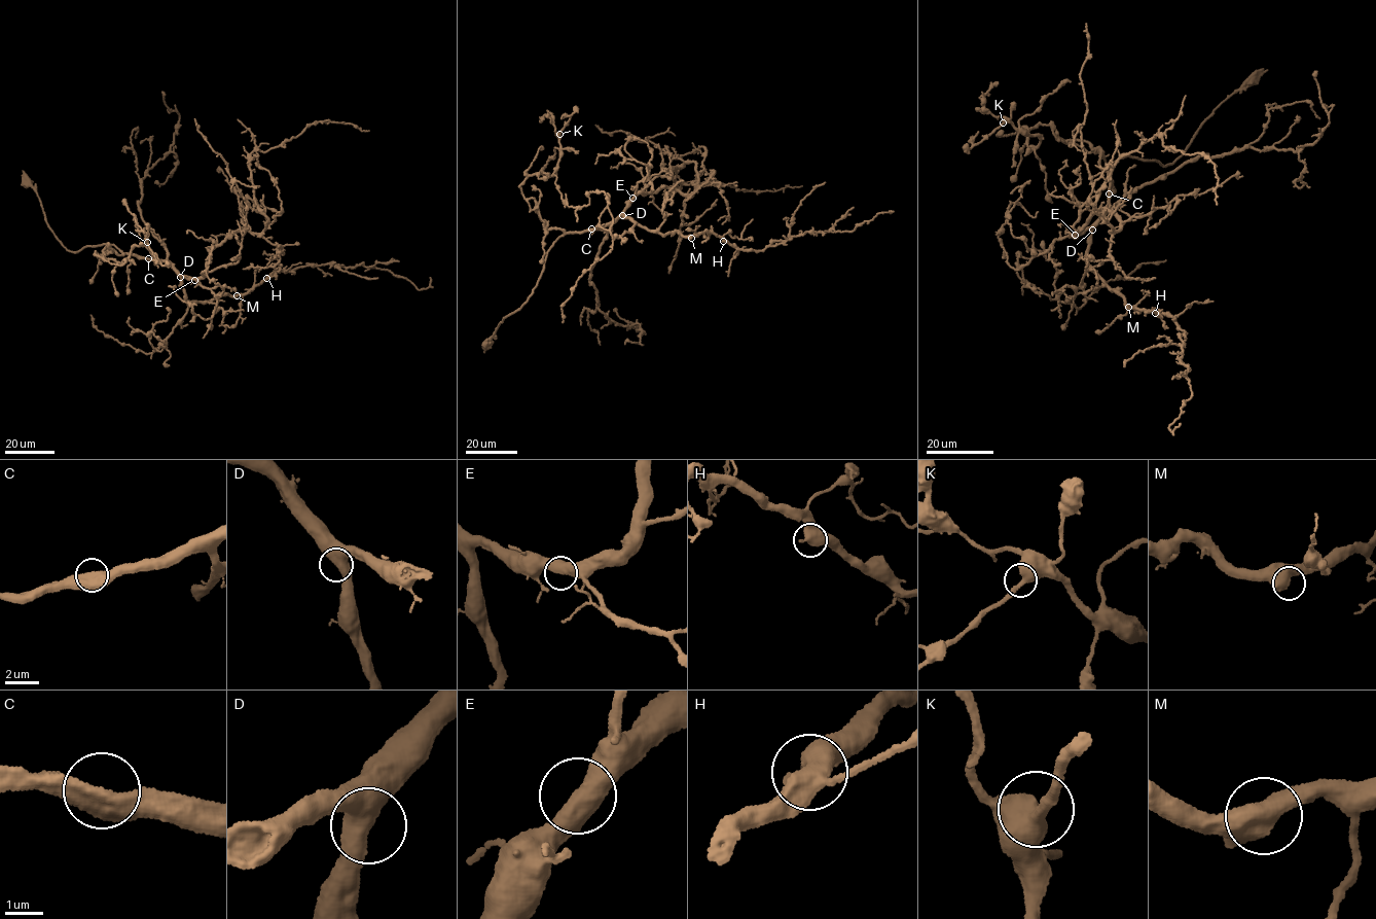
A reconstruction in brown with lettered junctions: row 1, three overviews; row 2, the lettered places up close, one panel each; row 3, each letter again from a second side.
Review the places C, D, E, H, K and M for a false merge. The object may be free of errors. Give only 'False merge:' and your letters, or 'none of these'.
False merge: none of these

